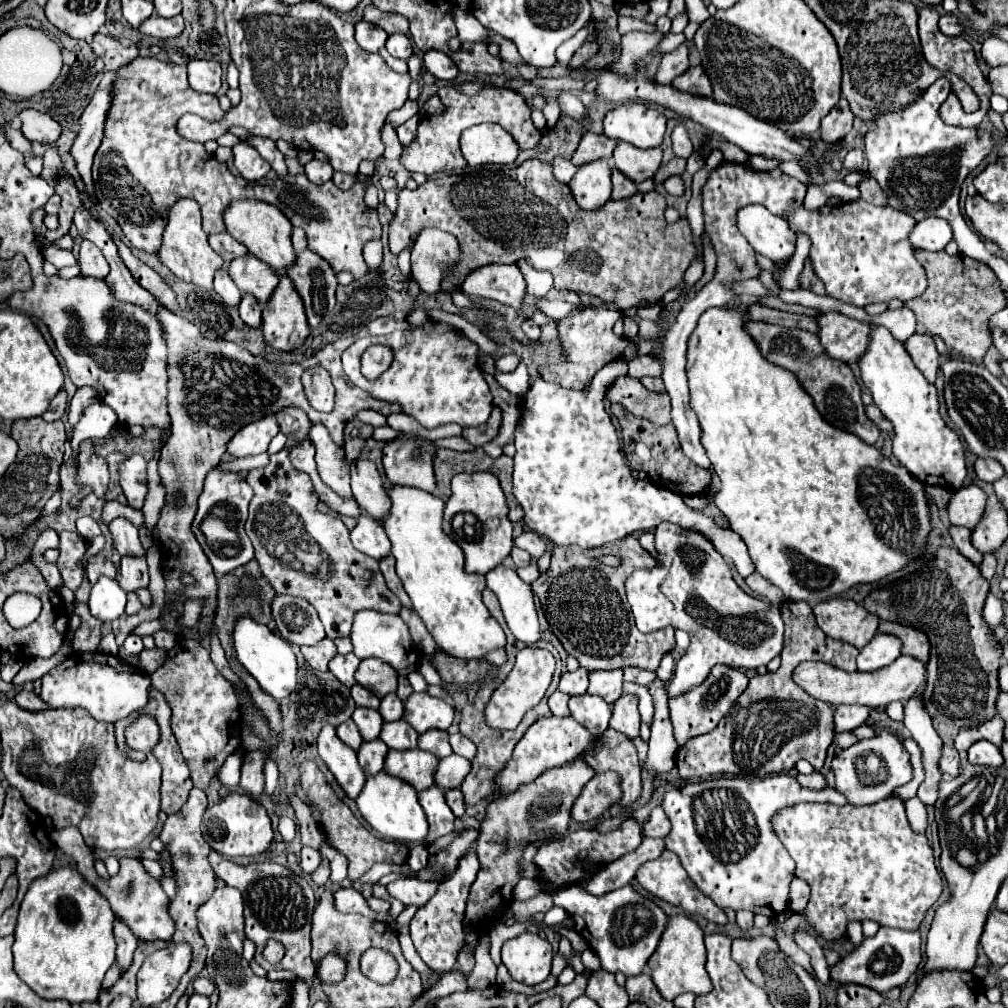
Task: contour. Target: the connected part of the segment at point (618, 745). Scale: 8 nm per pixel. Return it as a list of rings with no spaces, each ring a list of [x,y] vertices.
[[[608,729],[596,747],[582,755],[596,773],[616,771],[622,775],[622,805],[632,805],[640,797],[640,761],[636,747],[626,735]]]

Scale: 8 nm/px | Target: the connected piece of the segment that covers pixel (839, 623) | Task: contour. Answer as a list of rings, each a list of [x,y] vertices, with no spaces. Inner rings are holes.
[[[834,597],[826,603],[818,603],[814,607],[814,617],[818,627],[828,637],[842,639],[856,649],[862,649],[876,635],[880,623],[874,613],[844,597]]]

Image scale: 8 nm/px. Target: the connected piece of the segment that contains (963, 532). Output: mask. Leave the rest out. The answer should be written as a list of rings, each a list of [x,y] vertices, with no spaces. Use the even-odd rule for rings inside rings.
[[[950,527],[950,537],[952,537],[956,549],[966,559],[970,559],[974,565],[982,563],[982,553],[970,543],[970,529],[966,529],[966,527]]]

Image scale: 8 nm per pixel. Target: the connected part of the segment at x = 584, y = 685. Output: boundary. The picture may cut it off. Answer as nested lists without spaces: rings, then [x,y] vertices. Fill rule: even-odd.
[[[578,667],[574,673],[564,673],[560,679],[560,691],[568,693],[568,695],[578,695],[578,693],[586,693],[588,689],[588,671]]]

